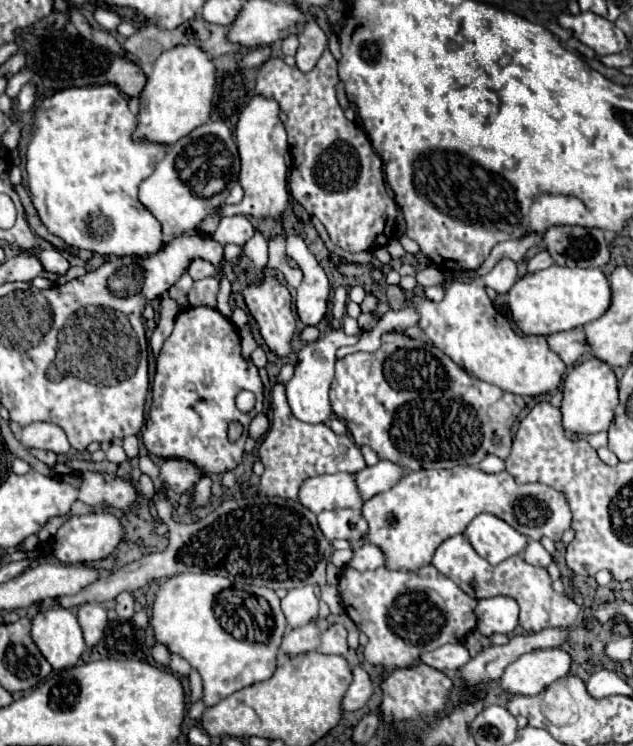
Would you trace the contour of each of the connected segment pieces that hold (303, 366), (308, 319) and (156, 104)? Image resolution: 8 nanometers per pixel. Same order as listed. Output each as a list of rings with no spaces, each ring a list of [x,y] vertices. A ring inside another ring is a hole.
[[[342,329],[333,330],[325,336],[319,336],[315,342],[309,342],[297,352],[297,364],[293,378],[285,384],[289,406],[301,422],[307,424],[321,424],[327,422],[331,416],[331,404],[329,404],[329,384],[333,380],[333,366],[335,366],[335,352],[344,345],[354,345],[359,340],[359,334],[346,335]]]
[[[287,234],[287,254],[293,256],[303,270],[303,282],[295,296],[297,316],[305,326],[315,326],[327,312],[325,300],[329,296],[329,280],[301,236]]]
[[[187,44],[163,52],[155,60],[153,72],[139,96],[141,106],[137,114],[137,128],[133,130],[133,140],[145,144],[175,144],[209,120],[213,92],[215,66],[201,48]]]

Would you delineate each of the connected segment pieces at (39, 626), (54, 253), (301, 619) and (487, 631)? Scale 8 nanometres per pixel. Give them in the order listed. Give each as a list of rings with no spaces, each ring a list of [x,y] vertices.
[[[55,606],[39,612],[33,618],[31,636],[53,670],[75,666],[85,650],[77,616],[69,608]]]
[[[49,248],[49,250],[39,252],[39,260],[47,272],[55,272],[55,274],[65,274],[71,266],[69,260],[65,258],[65,254],[59,252],[57,248]]]
[[[313,586],[289,590],[287,596],[281,600],[281,610],[283,610],[287,624],[291,628],[303,626],[309,620],[313,620],[319,612],[319,604],[317,604],[317,596],[315,596]]]
[[[493,596],[481,598],[475,608],[477,630],[483,636],[491,636],[495,632],[511,634],[517,628],[519,606],[511,596]]]

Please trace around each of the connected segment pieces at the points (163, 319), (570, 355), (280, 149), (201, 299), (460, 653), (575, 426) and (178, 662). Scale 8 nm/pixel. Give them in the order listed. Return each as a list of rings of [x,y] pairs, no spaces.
[[[163,294],[161,300],[159,300],[159,326],[155,328],[155,332],[151,336],[151,348],[153,348],[153,354],[155,356],[161,350],[165,338],[171,334],[177,312],[179,312],[177,300],[173,300],[169,294]]]
[[[573,328],[567,332],[555,332],[547,336],[547,344],[553,352],[557,352],[557,356],[567,364],[575,364],[589,348],[585,342],[585,334],[581,328]]]
[[[255,94],[247,108],[241,112],[239,122],[235,126],[235,140],[241,156],[241,172],[239,172],[239,184],[245,190],[243,202],[237,206],[221,208],[221,216],[255,216],[255,218],[279,218],[289,202],[287,192],[287,164],[285,154],[289,152],[287,134],[283,128],[283,122],[279,120],[279,104],[275,100],[269,100],[265,96]]]
[[[209,276],[193,284],[193,288],[187,294],[187,300],[191,306],[211,306],[213,308],[217,292],[219,292],[219,278]]]
[[[455,642],[455,644],[443,644],[441,648],[435,648],[433,652],[423,652],[419,660],[437,670],[457,670],[465,666],[471,660],[471,656],[461,642]]]
[[[589,358],[569,370],[569,374],[563,380],[563,402],[561,402],[561,414],[563,414],[563,428],[567,432],[583,432],[583,434],[595,434],[609,428],[613,420],[613,410],[617,406],[617,378],[613,370],[597,360]]]
[[[171,654],[171,672],[173,674],[177,674],[179,678],[183,678],[183,680],[189,680],[189,674],[191,674],[191,666],[189,666],[189,662],[187,660],[183,660],[183,658],[179,658],[179,656],[175,656],[175,654]]]

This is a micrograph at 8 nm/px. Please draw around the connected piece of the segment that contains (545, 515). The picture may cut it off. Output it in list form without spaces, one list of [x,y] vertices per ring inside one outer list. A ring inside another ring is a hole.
[[[471,466],[405,472],[405,476],[391,490],[379,492],[363,504],[363,518],[369,524],[367,538],[385,552],[387,568],[391,570],[417,570],[431,564],[435,548],[449,536],[465,532],[467,524],[481,512],[499,516],[531,540],[541,540],[543,536],[561,540],[563,532],[571,526],[569,504],[555,488],[545,484],[519,486],[509,472],[487,474]],[[525,500],[537,500],[539,504],[533,506],[535,510],[523,510],[521,518],[519,506]]]

